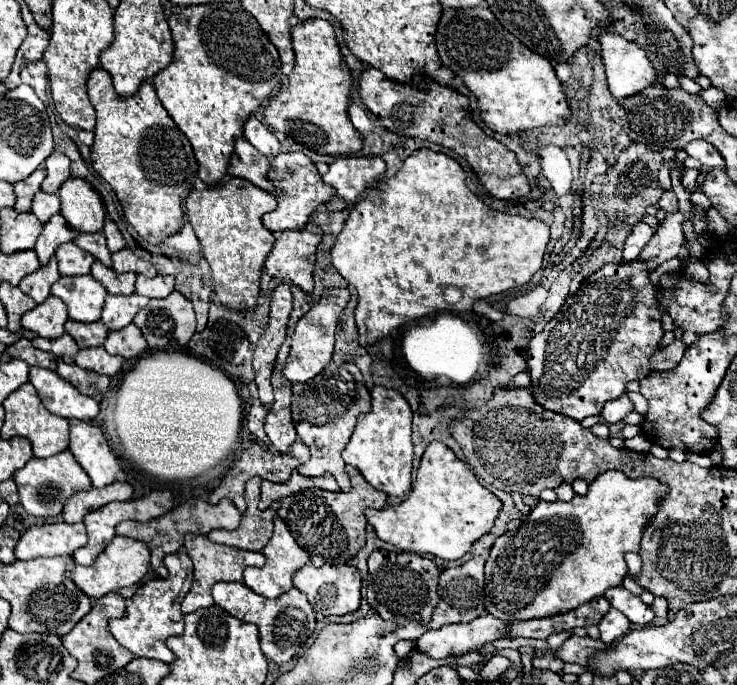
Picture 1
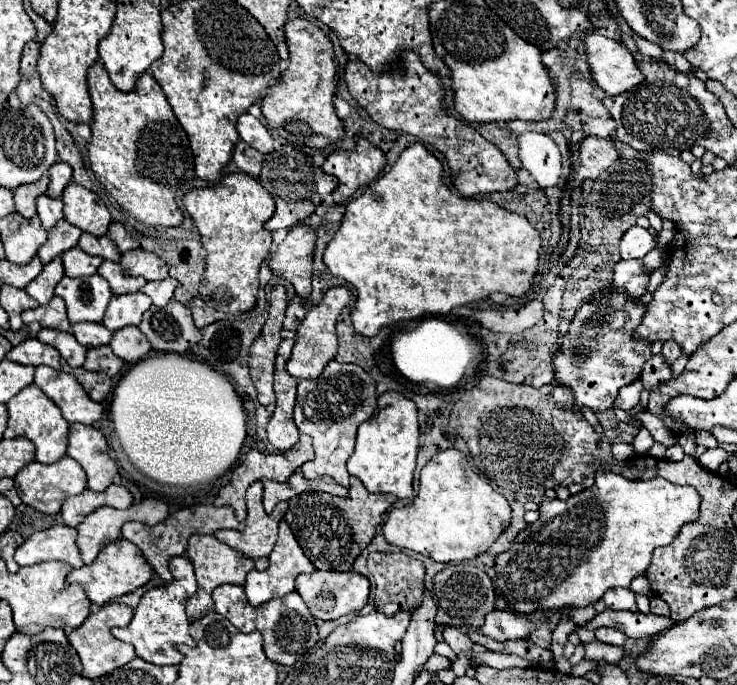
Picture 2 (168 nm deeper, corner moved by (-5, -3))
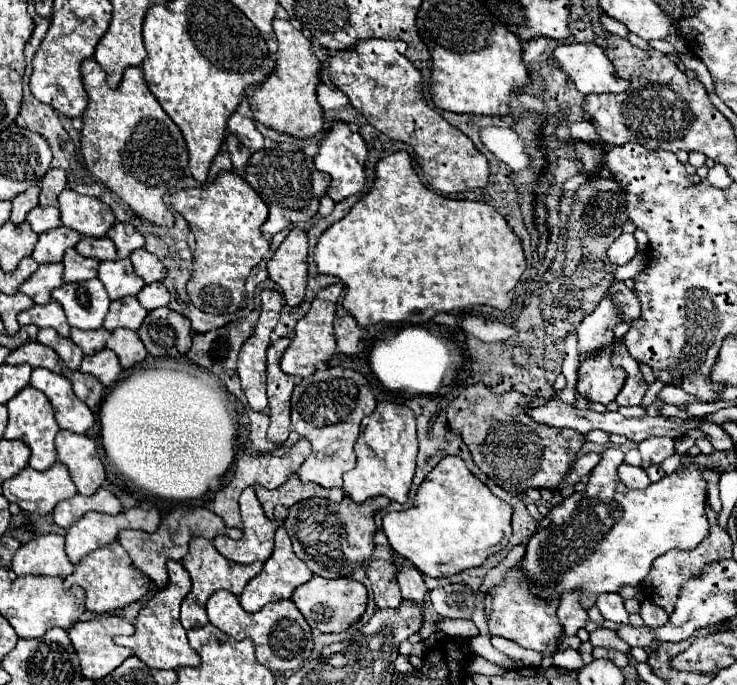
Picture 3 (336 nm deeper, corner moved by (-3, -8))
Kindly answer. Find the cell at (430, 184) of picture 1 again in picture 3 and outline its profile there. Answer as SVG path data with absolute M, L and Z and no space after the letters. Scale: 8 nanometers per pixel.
M398 150L386 158L382 158L376 164L376 182L372 186L372 190L368 194L364 194L354 206L352 210L338 222L334 222L318 240L318 246L314 250L314 260L318 264L318 270L322 274L330 274L342 280L342 284L346 286L346 294L342 298L342 306L356 318L360 328L366 328L370 324L378 324L378 322L408 322L408 324L426 324L430 320L434 320L434 316L442 314L442 312L450 312L450 310L460 310L460 308L468 308L468 306L476 306L476 304L484 304L484 306L492 306L498 310L506 310L512 304L510 292L514 290L514 286L518 284L520 276L526 270L526 256L524 256L524 248L522 248L522 240L512 232L512 228L508 226L506 218L490 204L484 202L472 202L472 200L452 200L446 198L438 192L434 192L432 188L428 188L416 174L414 166L412 166L412 158L406 150Z

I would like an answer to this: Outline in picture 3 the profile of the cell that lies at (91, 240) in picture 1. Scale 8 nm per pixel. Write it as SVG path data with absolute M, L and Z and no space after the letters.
M82 238L76 244L76 252L86 256L86 258L96 258L96 260L116 260L116 248L110 238Z

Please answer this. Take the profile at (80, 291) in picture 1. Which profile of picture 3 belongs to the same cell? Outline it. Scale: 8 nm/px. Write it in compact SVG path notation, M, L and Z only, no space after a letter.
M98 278L86 282L62 284L52 292L52 298L62 304L68 324L80 330L100 328L110 306L106 288Z

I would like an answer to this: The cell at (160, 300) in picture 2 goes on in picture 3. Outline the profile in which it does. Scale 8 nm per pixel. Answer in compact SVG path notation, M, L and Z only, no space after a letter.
M154 282L154 284L148 284L142 288L142 292L138 292L138 302L150 312L154 308L160 308L160 306L168 306L168 300L170 300L170 294L168 294L168 288L162 284L162 282Z

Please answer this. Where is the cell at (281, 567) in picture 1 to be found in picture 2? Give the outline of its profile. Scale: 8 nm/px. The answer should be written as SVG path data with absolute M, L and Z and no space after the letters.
M282 519L280 521L280 531L278 531L278 541L274 545L274 551L270 553L270 567L266 571L250 571L248 577L246 577L246 583L244 583L244 591L246 591L246 599L252 607L258 607L266 601L270 601L272 597L284 597L288 593L294 591L294 579L300 575L300 573L312 573L314 567L312 563L308 561L308 557L304 555L304 551L300 549L296 537L292 535L288 523Z

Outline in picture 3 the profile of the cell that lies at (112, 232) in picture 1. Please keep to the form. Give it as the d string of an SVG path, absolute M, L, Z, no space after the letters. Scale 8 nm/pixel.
M116 222L106 232L106 236L110 240L114 240L116 250L118 250L118 258L128 258L130 252L134 252L138 248L144 248L144 236L138 234L128 222Z

